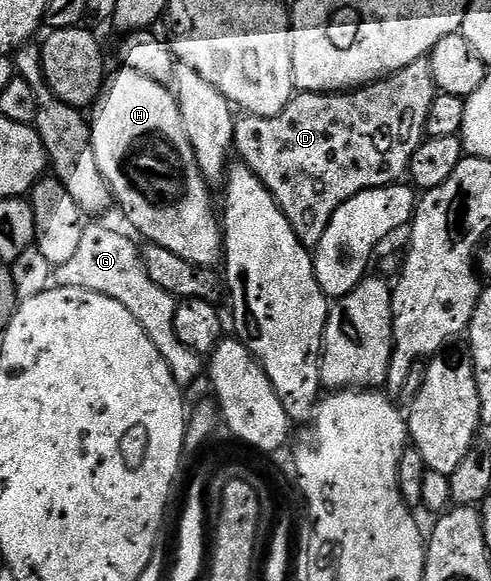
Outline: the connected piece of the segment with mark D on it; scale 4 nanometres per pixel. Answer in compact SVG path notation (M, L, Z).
M423 59L396 71L390 77L384 77L372 85L364 85L361 89L353 91L343 91L340 93L303 93L290 98L290 102L284 107L284 111L275 117L256 117L253 115L242 115L234 122L234 148L237 156L250 168L258 177L264 188L270 192L280 211L292 225L292 231L296 233L302 244L307 247L315 247L320 243L321 236L324 235L325 228L329 225L332 215L336 214L336 209L354 195L359 195L362 191L382 188L385 185L392 185L401 182L407 176L410 168L412 155L421 147L426 137L426 124L428 123L428 111L432 111L432 103L436 96L436 86L434 76L430 70L429 60Z

